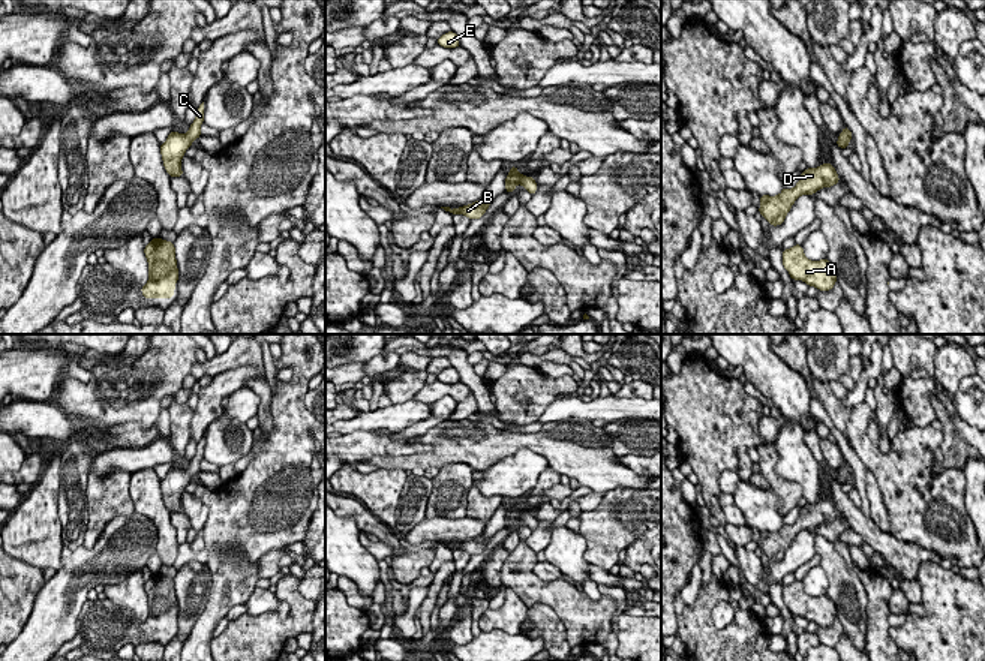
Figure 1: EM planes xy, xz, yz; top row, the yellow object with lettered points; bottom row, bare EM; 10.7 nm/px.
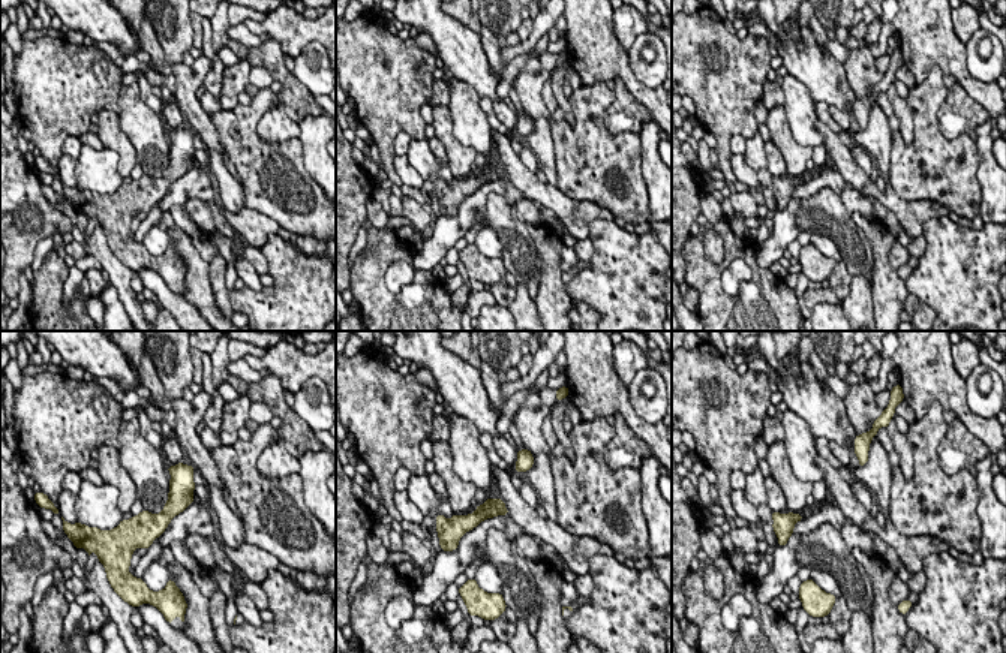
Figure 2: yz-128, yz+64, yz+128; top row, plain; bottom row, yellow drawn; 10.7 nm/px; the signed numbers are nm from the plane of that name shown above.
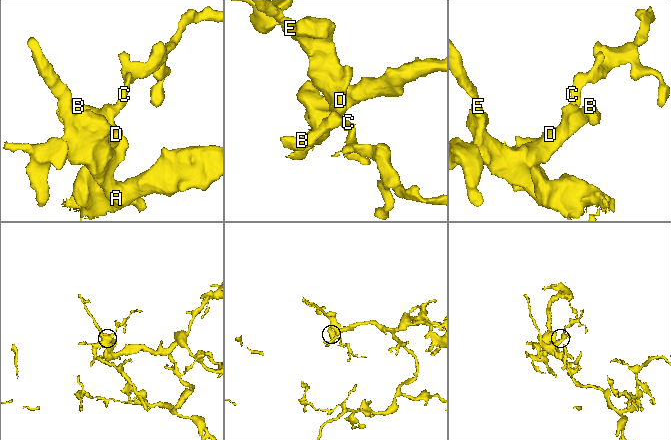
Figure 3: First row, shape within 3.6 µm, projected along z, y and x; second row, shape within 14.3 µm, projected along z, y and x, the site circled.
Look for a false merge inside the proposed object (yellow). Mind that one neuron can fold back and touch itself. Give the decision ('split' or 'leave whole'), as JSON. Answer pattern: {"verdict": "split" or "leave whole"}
{"verdict": "leave whole"}

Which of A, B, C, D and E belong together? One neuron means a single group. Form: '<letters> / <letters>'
A B C D E

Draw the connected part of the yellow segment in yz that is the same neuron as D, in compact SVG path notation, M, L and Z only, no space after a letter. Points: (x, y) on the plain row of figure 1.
M831 498L817 504L807 504L793 525L783 523L781 529L775 532L762 531L757 546L769 561L778 562L784 558L792 541L801 531L814 531L817 526L831 523L838 517L840 513Z

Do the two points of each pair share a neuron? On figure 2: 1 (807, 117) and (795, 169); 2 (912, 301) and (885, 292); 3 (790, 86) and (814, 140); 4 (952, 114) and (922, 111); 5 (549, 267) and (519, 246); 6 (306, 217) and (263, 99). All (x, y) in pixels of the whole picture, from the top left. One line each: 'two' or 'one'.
1: two
2: two
3: one
4: two
5: two
6: one

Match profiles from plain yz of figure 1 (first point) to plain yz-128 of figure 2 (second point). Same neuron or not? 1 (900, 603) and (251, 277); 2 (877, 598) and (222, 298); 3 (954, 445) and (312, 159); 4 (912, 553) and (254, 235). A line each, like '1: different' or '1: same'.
1: same
2: same
3: different
4: same

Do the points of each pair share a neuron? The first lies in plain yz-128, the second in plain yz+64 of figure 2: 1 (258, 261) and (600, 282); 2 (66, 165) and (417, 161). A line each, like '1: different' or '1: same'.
1: different
2: different

